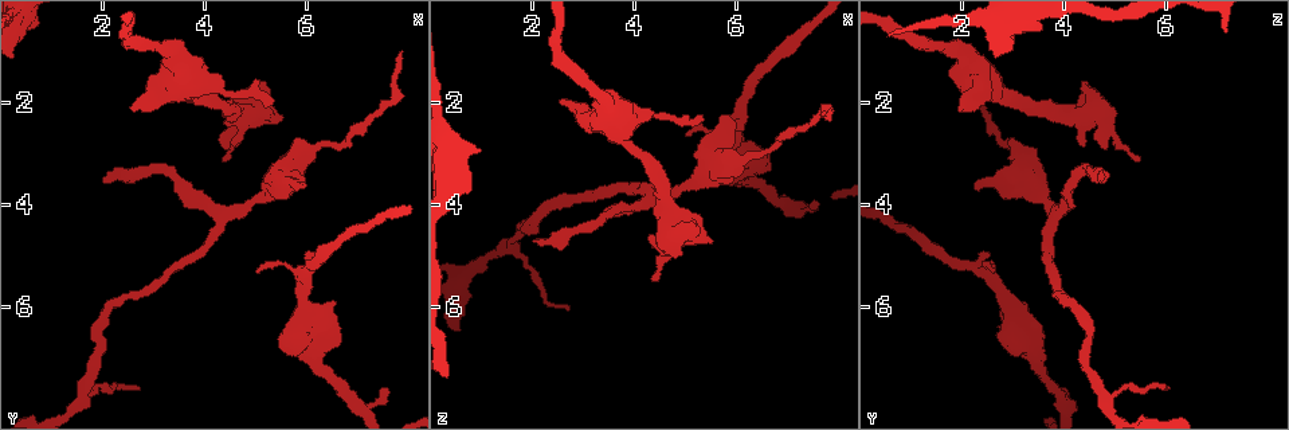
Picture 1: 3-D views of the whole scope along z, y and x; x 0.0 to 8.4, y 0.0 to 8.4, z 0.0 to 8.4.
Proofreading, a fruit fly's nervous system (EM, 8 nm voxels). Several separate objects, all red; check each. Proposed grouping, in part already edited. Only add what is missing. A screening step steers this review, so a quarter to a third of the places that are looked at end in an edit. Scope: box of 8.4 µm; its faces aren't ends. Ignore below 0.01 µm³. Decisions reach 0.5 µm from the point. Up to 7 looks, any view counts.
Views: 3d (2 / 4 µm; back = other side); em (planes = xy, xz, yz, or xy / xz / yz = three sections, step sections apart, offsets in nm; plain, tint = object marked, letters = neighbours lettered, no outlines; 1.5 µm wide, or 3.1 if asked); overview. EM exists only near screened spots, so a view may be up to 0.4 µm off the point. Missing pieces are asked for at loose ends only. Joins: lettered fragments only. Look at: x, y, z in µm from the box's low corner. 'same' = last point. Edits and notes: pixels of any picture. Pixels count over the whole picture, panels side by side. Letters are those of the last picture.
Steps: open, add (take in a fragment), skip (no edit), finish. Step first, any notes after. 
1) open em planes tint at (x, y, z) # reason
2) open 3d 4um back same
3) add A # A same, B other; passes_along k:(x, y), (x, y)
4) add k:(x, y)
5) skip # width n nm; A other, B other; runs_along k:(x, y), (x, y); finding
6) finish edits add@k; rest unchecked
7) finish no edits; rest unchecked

open 3d 2um at (4.40, 3.05, 5.45) # branch stops here

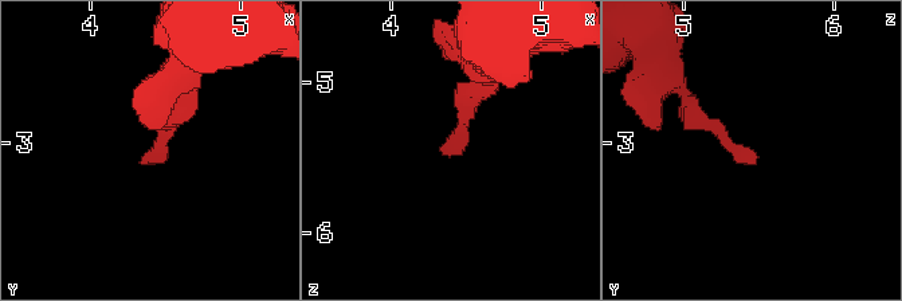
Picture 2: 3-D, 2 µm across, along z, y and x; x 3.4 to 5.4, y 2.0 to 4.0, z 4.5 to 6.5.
open em yz step 4 letters at (4.40, 3.10, 5.48) # shape alone is not enough

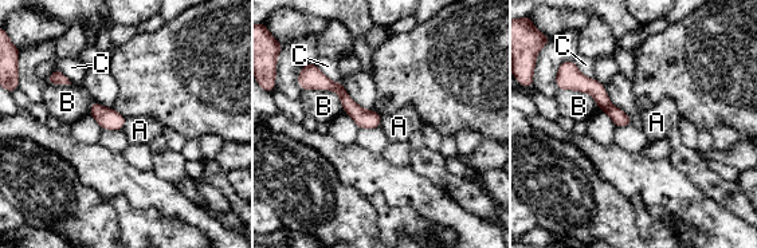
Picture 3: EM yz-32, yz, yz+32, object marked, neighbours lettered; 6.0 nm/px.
skip # longest_contact B 300 nm; A other, B other, C other; no lettered fragment goes on from it

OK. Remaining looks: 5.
open 3d 2um at (2.05, 3.50, 4.65) # an open end

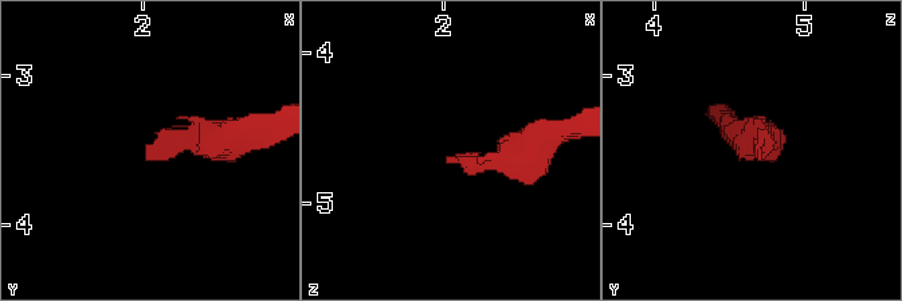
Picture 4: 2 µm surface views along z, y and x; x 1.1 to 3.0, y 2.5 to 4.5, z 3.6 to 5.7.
open em planes plain at (2.06, 3.52, 4.68) # need the tissue

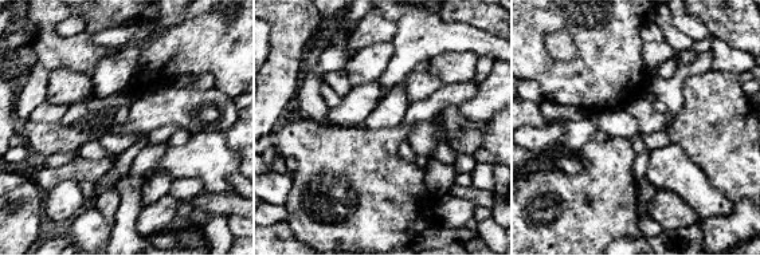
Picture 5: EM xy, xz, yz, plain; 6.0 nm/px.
open em planes letters same

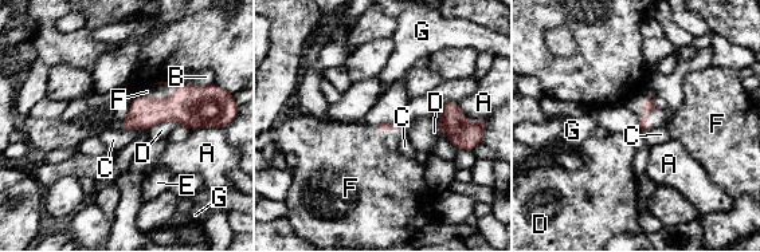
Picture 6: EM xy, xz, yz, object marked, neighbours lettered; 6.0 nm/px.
add F # longest_contact F 240 nm; A other, B other, C other, D other, E other, F same, G other; passes_along 6:(194, 107), (156, 98), (153, 90); it goes on there

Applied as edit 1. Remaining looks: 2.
open 3d 4um at (5.25, 2.10, 2.25) # thin end

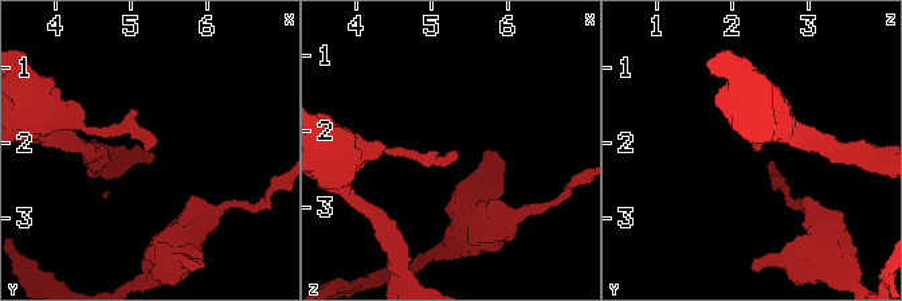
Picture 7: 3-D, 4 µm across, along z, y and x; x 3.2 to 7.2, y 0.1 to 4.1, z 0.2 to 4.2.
open em planes letters at (5.25, 2.10, 2.25) # shape alone is not enough

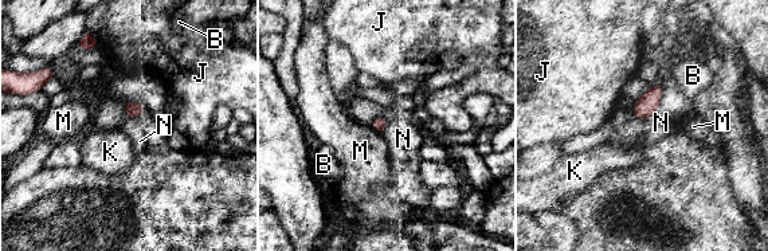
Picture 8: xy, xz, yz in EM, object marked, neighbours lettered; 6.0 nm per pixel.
skip # longest_contact N 260 nm; B other, J other, K other, M other, N other; border 8:(661, 83), (659, 105), (635, 118); none of them fits

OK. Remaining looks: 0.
finish edits add@6; rest unchecked

